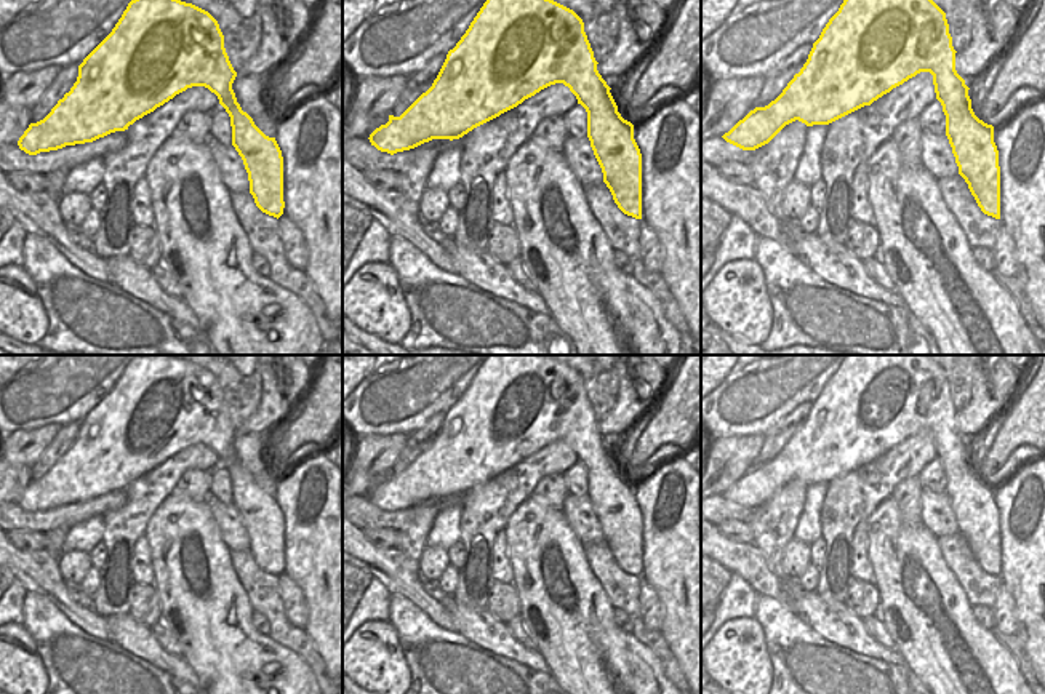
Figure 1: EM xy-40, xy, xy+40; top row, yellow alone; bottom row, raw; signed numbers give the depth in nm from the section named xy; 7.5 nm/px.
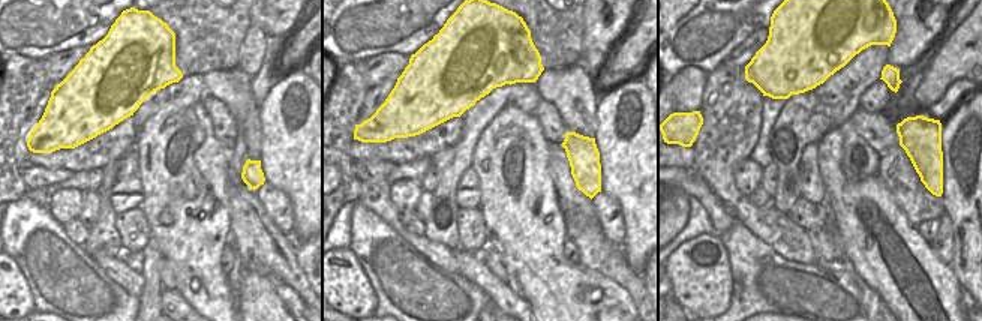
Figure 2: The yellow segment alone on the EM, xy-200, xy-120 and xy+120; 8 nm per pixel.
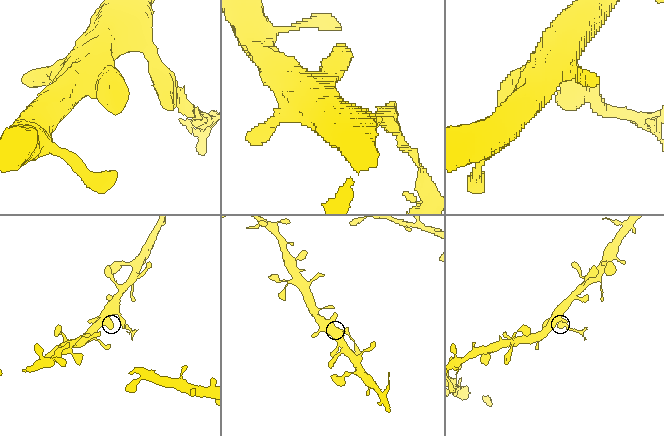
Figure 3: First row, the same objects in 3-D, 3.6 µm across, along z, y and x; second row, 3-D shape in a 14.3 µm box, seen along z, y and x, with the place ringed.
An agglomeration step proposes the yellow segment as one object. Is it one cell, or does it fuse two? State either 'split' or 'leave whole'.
split

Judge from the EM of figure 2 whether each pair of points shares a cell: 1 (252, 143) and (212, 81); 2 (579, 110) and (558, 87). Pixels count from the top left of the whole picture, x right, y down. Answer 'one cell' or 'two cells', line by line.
1: one cell
2: one cell

